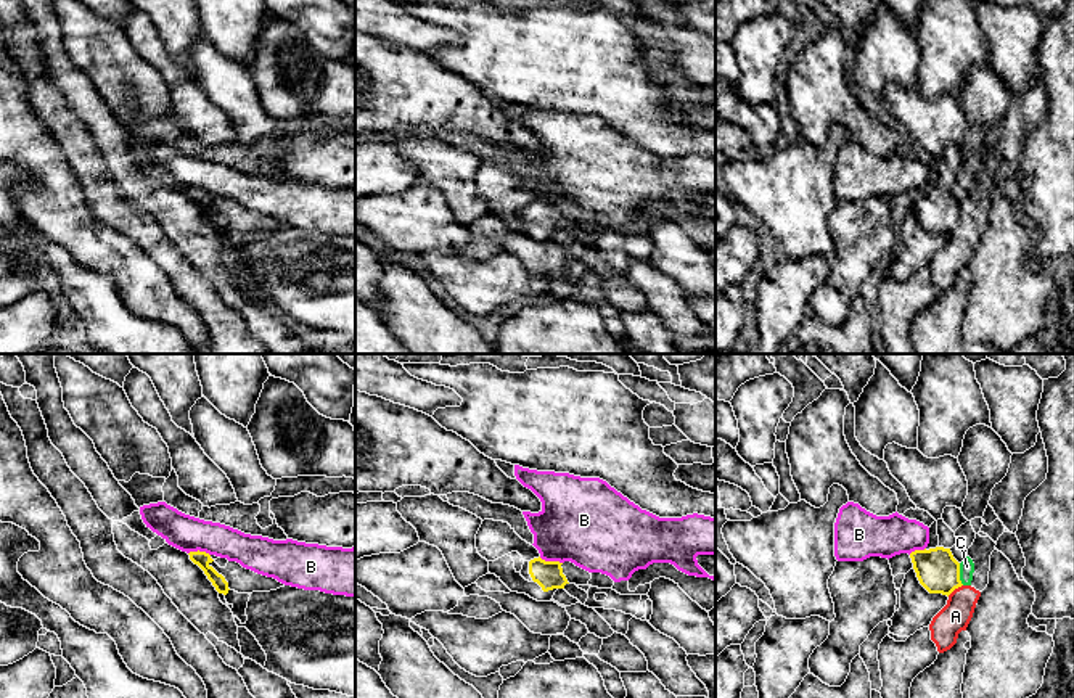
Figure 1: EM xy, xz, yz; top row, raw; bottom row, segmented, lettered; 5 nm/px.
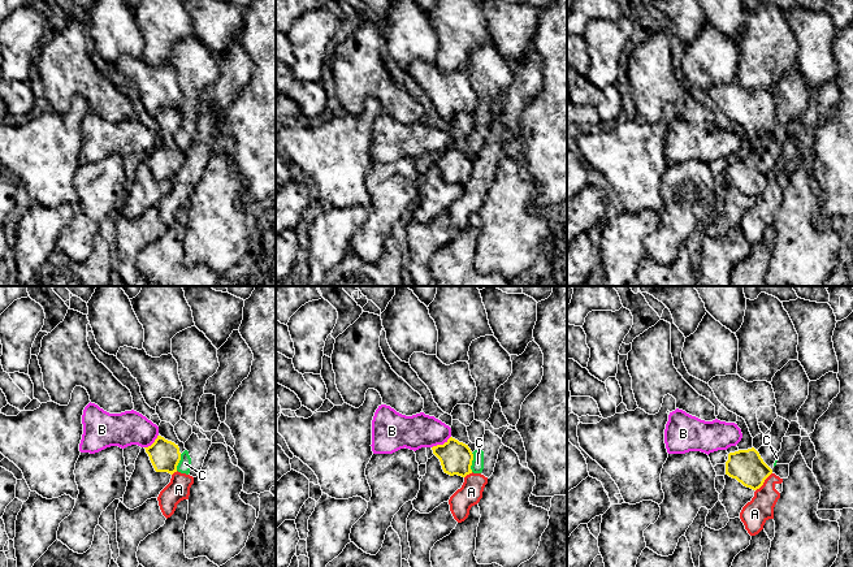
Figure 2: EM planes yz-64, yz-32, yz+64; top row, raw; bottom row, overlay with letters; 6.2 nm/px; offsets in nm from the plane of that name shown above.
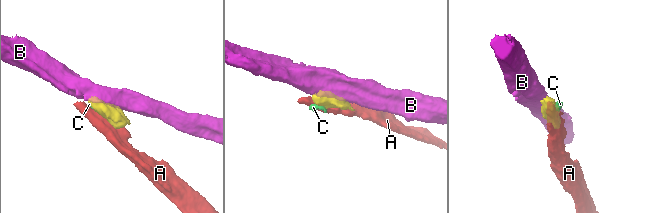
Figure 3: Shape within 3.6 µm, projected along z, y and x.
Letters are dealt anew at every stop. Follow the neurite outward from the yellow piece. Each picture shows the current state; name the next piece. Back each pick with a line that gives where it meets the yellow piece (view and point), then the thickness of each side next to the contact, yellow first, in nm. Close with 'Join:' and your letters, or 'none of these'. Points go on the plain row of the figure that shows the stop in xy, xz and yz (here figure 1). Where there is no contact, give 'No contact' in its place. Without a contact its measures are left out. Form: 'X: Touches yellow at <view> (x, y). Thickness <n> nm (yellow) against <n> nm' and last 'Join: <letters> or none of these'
Join: none of these

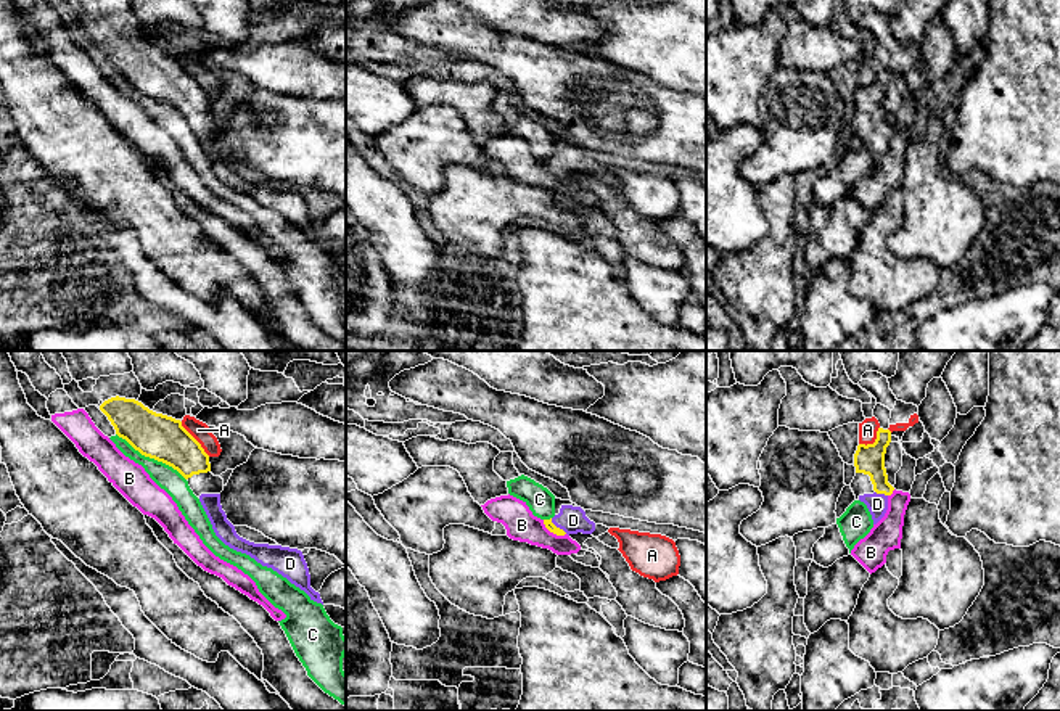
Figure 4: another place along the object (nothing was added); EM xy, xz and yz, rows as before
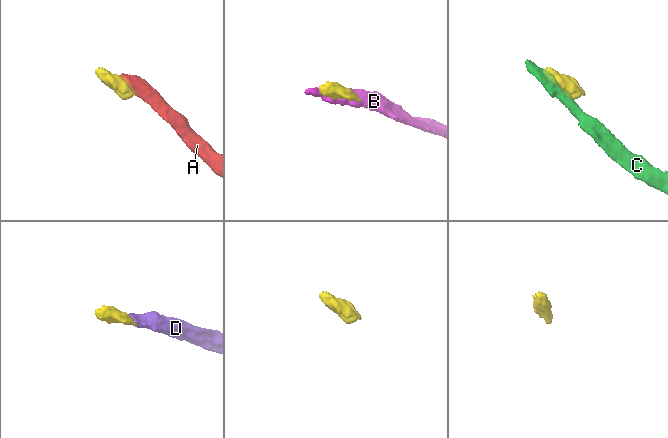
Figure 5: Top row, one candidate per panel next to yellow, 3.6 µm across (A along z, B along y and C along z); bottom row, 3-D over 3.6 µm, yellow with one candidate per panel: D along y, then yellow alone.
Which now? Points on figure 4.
D: Touches yellow at xz (558, 168). Thickness 50 nm (yellow) against 140 nm
Join: D

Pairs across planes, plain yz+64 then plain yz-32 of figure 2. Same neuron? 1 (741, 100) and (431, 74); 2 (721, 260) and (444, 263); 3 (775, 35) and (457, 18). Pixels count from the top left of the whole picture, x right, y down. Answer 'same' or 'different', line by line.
1: same
2: different
3: same

